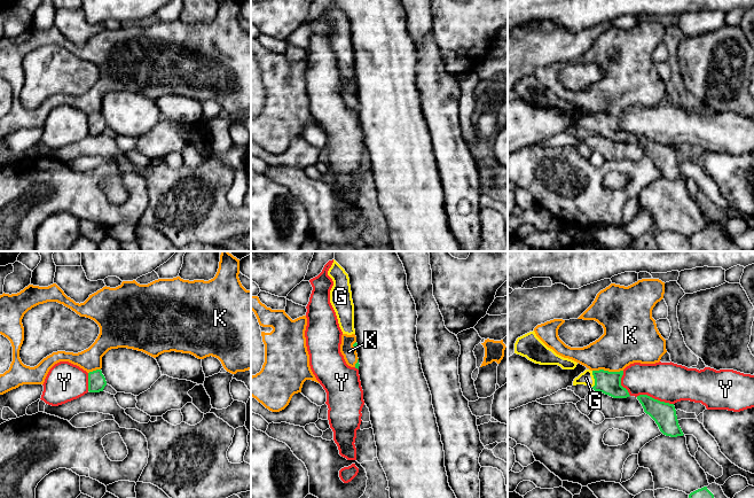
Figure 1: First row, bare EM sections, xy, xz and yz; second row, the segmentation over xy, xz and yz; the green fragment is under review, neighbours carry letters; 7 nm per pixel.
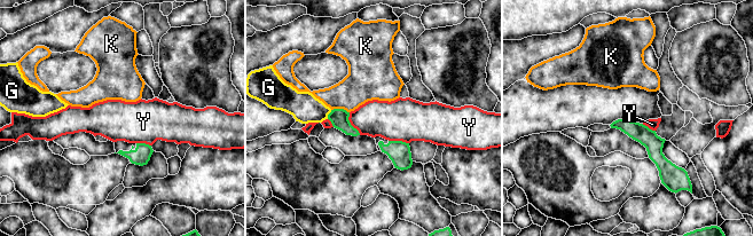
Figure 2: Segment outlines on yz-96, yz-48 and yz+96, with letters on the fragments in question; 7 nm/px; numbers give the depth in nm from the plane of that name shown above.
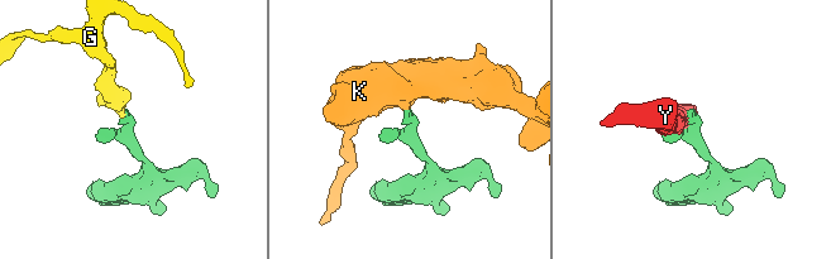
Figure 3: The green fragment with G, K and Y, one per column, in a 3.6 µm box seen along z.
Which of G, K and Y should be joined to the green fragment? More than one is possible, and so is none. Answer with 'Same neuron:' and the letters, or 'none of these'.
Same neuron: G

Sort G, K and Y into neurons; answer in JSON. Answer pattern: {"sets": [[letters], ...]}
{"sets": [["G"], ["K"], ["Y"]]}

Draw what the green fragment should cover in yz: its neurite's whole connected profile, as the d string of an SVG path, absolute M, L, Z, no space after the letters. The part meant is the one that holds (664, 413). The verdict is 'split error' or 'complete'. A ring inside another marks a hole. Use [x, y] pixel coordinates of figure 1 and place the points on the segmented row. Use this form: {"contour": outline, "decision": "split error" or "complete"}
{"contour": "M639 395L637 399L642 404L644 412L655 421L663 435L670 437L684 435L678 425L674 404L660 402L647 395Z", "decision": "complete"}

